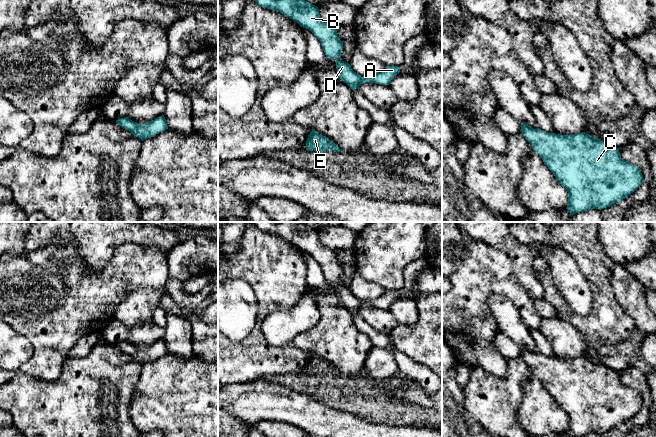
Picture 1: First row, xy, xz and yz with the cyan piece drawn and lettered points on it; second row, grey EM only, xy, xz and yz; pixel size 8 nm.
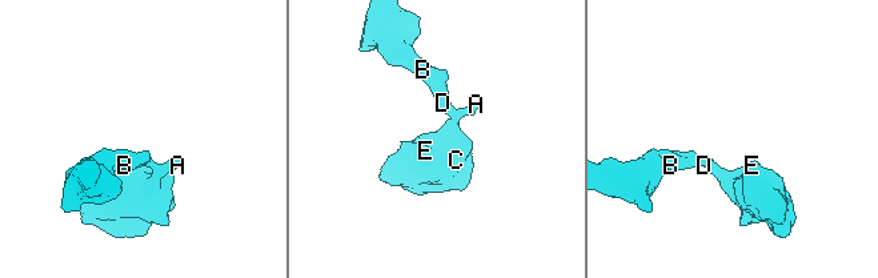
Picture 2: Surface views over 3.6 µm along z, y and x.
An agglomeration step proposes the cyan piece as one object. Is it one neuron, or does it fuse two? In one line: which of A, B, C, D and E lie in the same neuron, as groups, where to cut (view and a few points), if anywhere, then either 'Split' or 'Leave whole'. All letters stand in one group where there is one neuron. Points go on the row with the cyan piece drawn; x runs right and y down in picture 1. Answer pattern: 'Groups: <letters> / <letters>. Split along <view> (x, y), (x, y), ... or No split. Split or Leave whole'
Groups: A B C D E. No split. Leave whole

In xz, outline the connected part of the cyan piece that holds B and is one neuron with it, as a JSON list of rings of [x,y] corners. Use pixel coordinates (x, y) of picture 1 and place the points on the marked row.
[[[254,0],[259,6],[270,10],[278,11],[301,27],[311,31],[321,42],[327,58],[336,60],[336,69],[340,79],[352,90],[359,89],[365,82],[389,85],[394,76],[399,74],[398,66],[386,66],[385,69],[376,75],[364,78],[353,71],[349,63],[340,61],[343,42],[338,37],[338,26],[331,25],[320,19],[317,6],[305,0]]]

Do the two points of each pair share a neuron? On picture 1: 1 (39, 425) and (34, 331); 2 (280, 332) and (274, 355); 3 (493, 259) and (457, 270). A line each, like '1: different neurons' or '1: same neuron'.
1: different neurons
2: different neurons
3: same neuron

